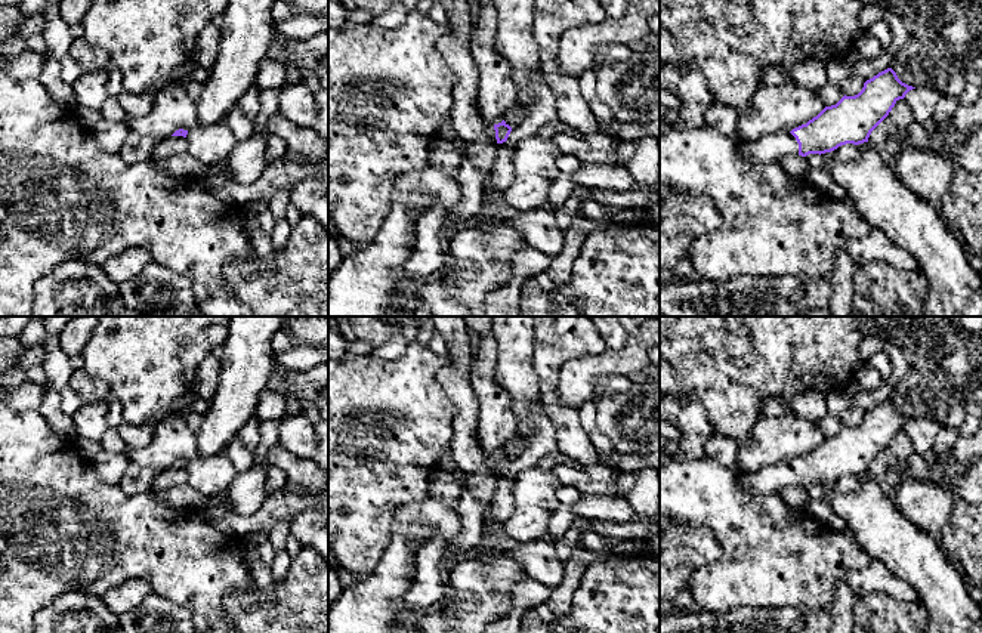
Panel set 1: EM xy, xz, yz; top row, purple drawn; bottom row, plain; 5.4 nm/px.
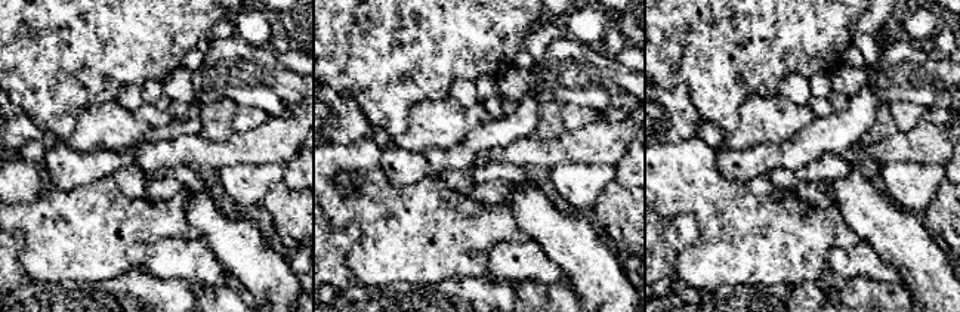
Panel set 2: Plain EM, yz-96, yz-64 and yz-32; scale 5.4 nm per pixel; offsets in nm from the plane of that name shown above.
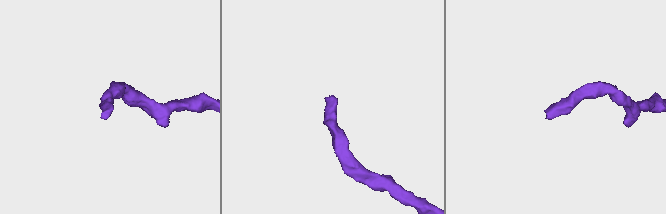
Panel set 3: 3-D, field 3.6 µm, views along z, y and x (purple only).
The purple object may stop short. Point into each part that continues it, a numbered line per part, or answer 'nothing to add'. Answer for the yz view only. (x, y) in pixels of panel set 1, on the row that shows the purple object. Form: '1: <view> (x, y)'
1: yz (775, 147)

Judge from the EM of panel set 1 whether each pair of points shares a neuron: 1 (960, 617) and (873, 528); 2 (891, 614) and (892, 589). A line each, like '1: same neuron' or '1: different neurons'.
1: same neuron
2: different neurons

